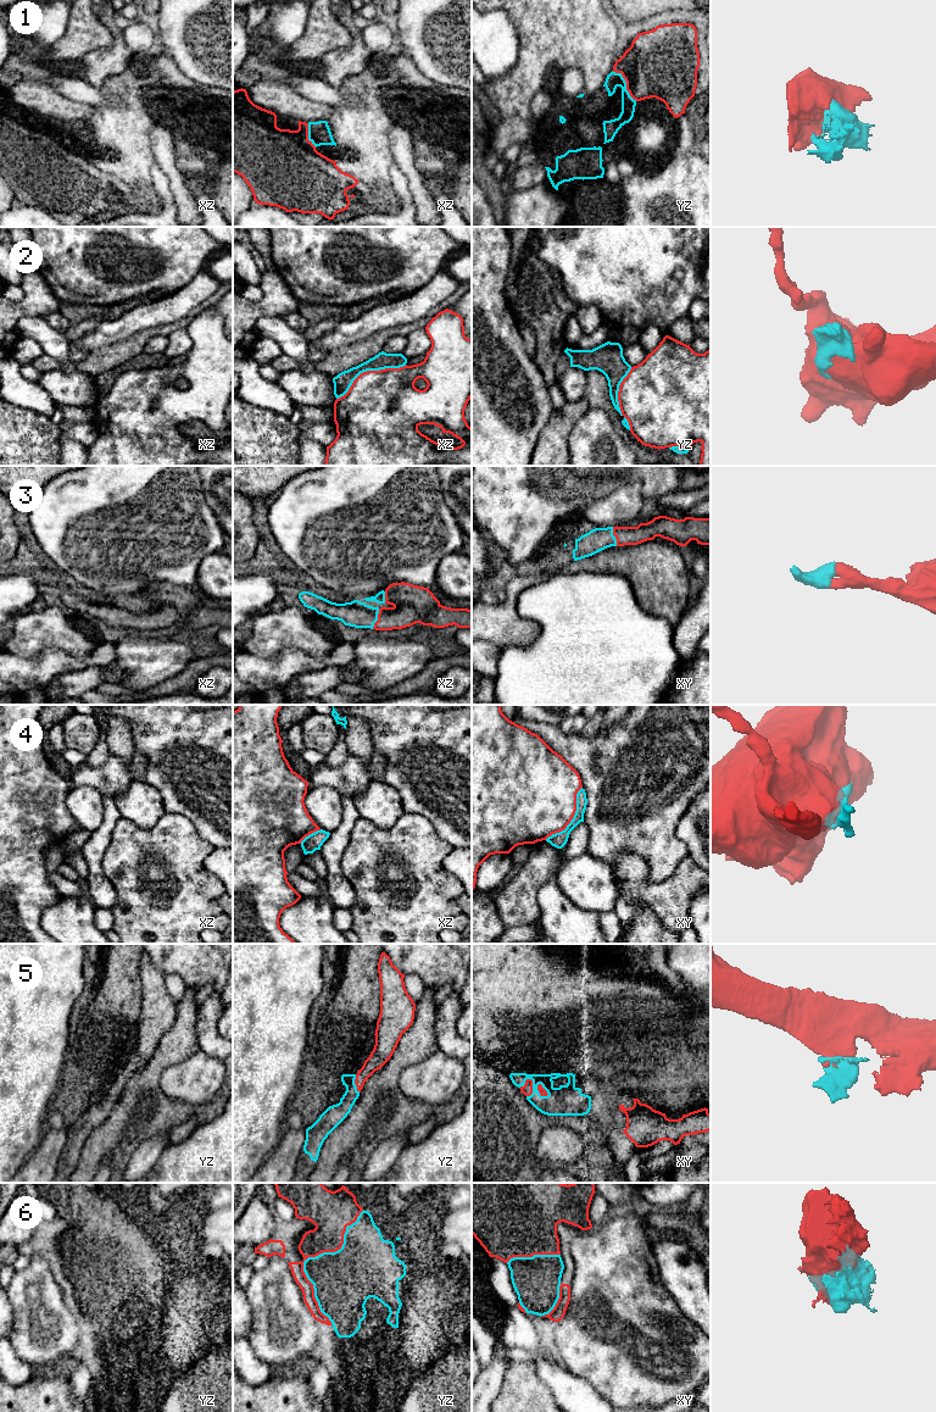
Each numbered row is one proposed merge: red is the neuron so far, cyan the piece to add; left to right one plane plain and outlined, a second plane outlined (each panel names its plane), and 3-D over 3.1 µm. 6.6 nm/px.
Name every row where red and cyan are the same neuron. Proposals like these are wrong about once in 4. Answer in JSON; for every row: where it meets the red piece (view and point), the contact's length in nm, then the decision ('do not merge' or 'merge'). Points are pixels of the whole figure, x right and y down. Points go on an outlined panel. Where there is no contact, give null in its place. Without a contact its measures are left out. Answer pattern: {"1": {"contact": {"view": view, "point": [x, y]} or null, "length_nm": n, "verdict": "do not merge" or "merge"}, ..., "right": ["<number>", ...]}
{"1": {"contact": {"view": "yz", "point": [627, 84]}, "length_nm": 260, "verdict": "merge"}, "2": {"contact": {"view": "xz", "point": [369, 371]}, "length_nm": 500, "verdict": "do not merge"}, "3": {"contact": {"view": "xz", "point": [378, 618]}, "length_nm": 140, "verdict": "merge"}, "4": {"contact": {"view": "xy", "point": [573, 816]}, "length_nm": 420, "verdict": "do not merge"}, "5": {"contact": {"view": "xy", "point": [531, 1088]}, "length_nm": 130, "verdict": "merge"}, "6": {"contact": {"view": "yz", "point": [310, 1256]}, "length_nm": 800, "verdict": "merge"}, "right": ["1", "3", "5", "6"]}

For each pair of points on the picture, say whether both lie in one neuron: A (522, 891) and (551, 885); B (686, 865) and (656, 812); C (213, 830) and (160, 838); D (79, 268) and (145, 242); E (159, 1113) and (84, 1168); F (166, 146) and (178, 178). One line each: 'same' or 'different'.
A: different
B: different
C: different
D: same
E: same
F: same

